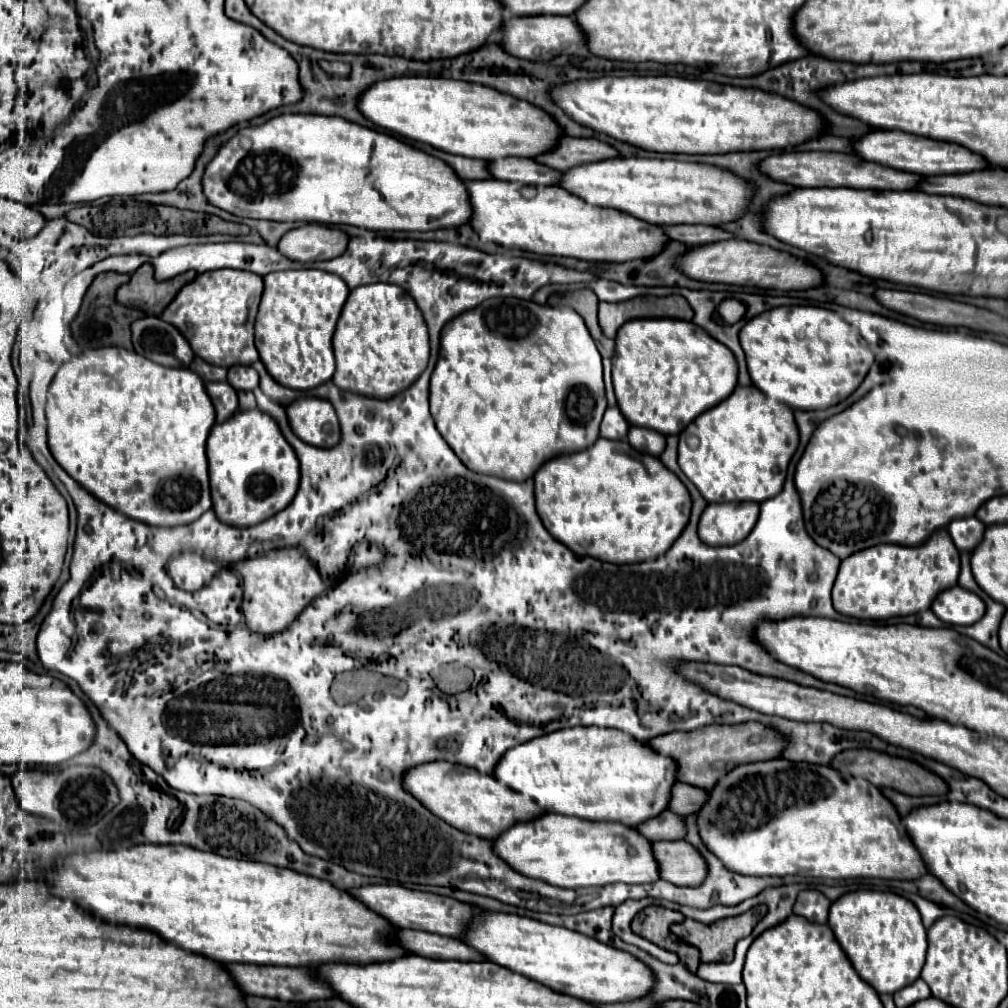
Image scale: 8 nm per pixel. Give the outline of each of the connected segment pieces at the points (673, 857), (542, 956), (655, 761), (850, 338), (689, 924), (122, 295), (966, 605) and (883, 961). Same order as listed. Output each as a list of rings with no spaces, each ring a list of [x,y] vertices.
[[[685,839],[653,843],[661,879],[681,887],[697,887],[707,877],[707,861]]]
[[[485,911],[473,917],[469,931],[461,939],[481,951],[491,963],[589,1003],[607,1005],[635,1001],[649,995],[655,985],[651,969],[631,953],[595,941],[583,933],[547,925],[529,917]]]
[[[571,727],[559,729],[541,737],[535,737],[523,745],[517,745],[505,753],[495,767],[495,777],[507,787],[529,795],[549,813],[573,815],[589,821],[617,821],[629,827],[641,825],[649,817],[657,817],[667,809],[667,797],[671,797],[671,785],[675,785],[675,761],[647,749],[643,741],[635,741],[621,729],[603,727]]]
[[[775,307],[753,317],[739,333],[751,381],[791,409],[815,411],[847,399],[873,365],[873,351],[843,317],[821,307]]]
[[[747,911],[737,917],[719,919],[711,925],[685,919],[681,923],[671,925],[671,931],[685,943],[695,945],[701,951],[703,963],[709,963],[709,961],[729,963],[733,961],[735,943],[747,937],[753,931],[757,921],[759,921],[759,915],[755,911]]]
[[[145,263],[131,275],[129,283],[117,289],[117,301],[121,305],[141,309],[147,315],[161,315],[161,311],[179,293],[179,289],[185,283],[189,283],[195,275],[197,275],[195,271],[187,271],[187,273],[181,273],[179,277],[159,283],[153,277],[153,267]]]
[[[951,587],[933,603],[933,613],[947,625],[973,625],[985,613],[985,603],[963,587]]]
[[[853,891],[831,903],[829,927],[863,981],[877,993],[889,993],[911,985],[925,963],[927,933],[919,911],[905,897],[889,891]]]

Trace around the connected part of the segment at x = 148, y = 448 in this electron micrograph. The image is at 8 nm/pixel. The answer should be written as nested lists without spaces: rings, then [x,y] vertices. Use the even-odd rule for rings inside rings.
[[[101,347],[101,349],[87,349],[75,357],[71,357],[67,363],[61,365],[57,375],[53,377],[49,385],[47,395],[47,437],[49,437],[49,449],[59,461],[59,465],[75,479],[79,485],[83,485],[93,497],[99,497],[99,501],[107,503],[115,511],[143,521],[147,525],[161,525],[161,527],[173,527],[173,525],[187,525],[195,519],[199,519],[205,511],[211,509],[211,495],[209,495],[209,477],[207,477],[207,457],[205,457],[205,441],[215,423],[215,409],[211,405],[211,399],[205,391],[203,379],[197,377],[191,369],[171,369],[157,365],[153,361],[147,361],[147,357],[137,355],[135,351],[127,351],[123,347]]]

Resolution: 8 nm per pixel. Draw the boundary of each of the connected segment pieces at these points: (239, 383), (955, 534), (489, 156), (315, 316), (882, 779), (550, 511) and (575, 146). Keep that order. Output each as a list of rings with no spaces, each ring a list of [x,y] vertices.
[[[233,365],[229,367],[227,383],[237,391],[253,391],[255,387],[259,387],[259,375],[249,365]]]
[[[977,517],[955,519],[947,529],[959,551],[973,551],[985,533],[985,525]]]
[[[393,77],[379,81],[359,97],[359,109],[369,121],[373,121],[375,125],[383,125],[387,131],[399,133],[419,143],[433,145],[435,149],[453,155],[463,155],[483,161],[495,161],[501,157],[533,159],[535,153],[543,153],[543,149],[547,149],[547,145],[551,145],[555,137],[565,135],[563,129],[559,129],[559,123],[551,119],[549,113],[543,113],[543,109],[539,109],[537,105],[515,99],[497,89],[483,87],[479,83],[441,79],[441,77]]]
[[[299,269],[299,271],[275,271],[263,277],[265,289],[255,321],[255,345],[265,363],[271,377],[291,389],[313,389],[325,381],[329,381],[335,373],[335,359],[331,337],[339,319],[339,313],[347,301],[349,287],[341,277],[319,269]]]
[[[873,749],[843,751],[833,759],[831,767],[839,769],[847,775],[853,775],[853,777],[863,777],[869,783],[873,783],[875,787],[891,787],[891,789],[897,789],[905,795],[947,795],[949,793],[949,785],[939,775],[925,769],[923,765],[909,761],[909,759],[891,757],[887,753],[879,753],[879,751],[873,751]]]
[[[599,437],[597,443],[585,451],[571,453],[571,455],[559,455],[559,457],[553,457],[551,461],[547,461],[547,465],[543,465],[535,473],[535,501],[537,501],[537,513],[543,521],[543,525],[547,527],[547,531],[555,539],[559,539],[563,545],[567,545],[577,555],[589,555],[589,557],[595,557],[599,561],[607,561],[607,563],[639,563],[639,561],[661,557],[675,543],[675,537],[679,537],[679,533],[687,527],[687,521],[691,515],[691,497],[689,497],[687,487],[681,483],[681,479],[673,471],[669,471],[661,463],[659,457],[651,457],[647,453],[641,453],[641,451],[633,449],[627,441],[611,441],[611,439],[603,439],[603,437]]]
[[[563,137],[557,149],[535,157],[535,161],[563,171],[571,169],[571,165],[587,165],[591,161],[603,161],[611,157],[619,157],[619,151],[609,143],[603,143],[599,139]]]

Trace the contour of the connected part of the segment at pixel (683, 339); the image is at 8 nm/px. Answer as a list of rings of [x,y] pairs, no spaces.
[[[627,321],[615,337],[613,387],[617,405],[629,425],[679,435],[697,415],[727,399],[737,385],[735,355],[691,321]]]

